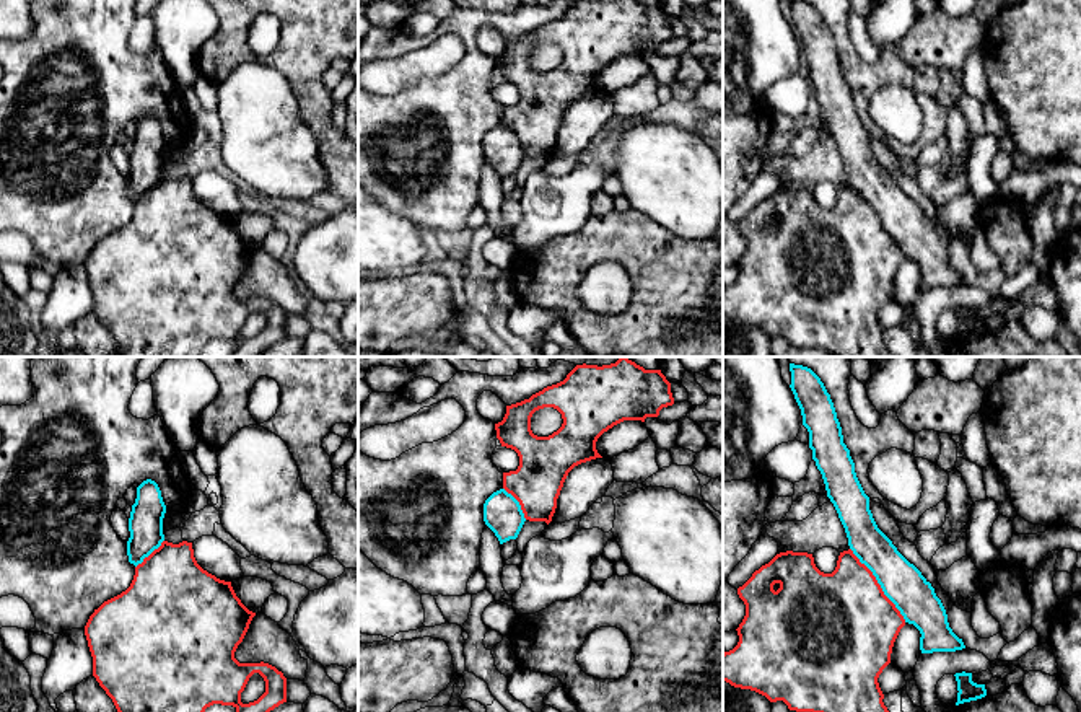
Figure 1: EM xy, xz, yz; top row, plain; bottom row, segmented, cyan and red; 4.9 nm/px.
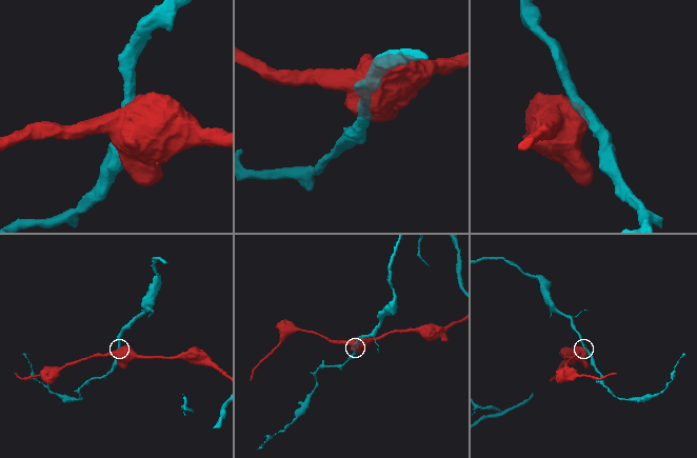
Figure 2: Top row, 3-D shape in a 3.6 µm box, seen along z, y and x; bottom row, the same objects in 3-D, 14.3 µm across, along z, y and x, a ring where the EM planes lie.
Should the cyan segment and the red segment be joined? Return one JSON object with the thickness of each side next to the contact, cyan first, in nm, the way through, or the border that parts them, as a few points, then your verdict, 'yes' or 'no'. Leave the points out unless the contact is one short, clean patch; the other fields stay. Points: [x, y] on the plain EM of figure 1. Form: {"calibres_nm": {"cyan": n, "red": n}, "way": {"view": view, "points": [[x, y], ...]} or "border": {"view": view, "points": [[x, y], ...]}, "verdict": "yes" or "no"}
{"calibres_nm": {"cyan": 200, "red": 480}, "verdict": "yes"}

